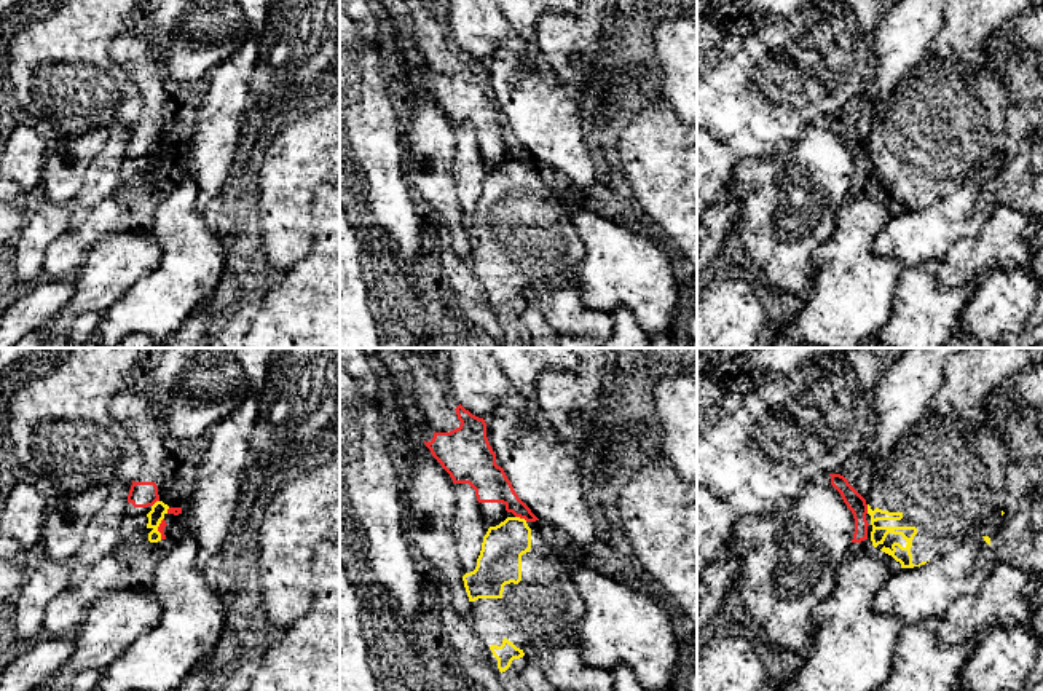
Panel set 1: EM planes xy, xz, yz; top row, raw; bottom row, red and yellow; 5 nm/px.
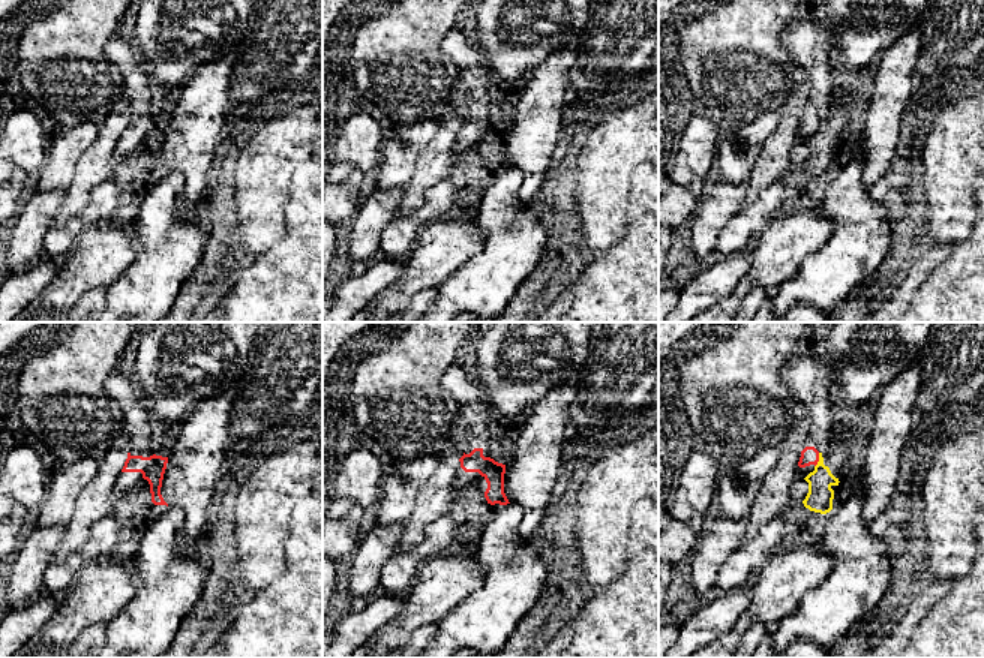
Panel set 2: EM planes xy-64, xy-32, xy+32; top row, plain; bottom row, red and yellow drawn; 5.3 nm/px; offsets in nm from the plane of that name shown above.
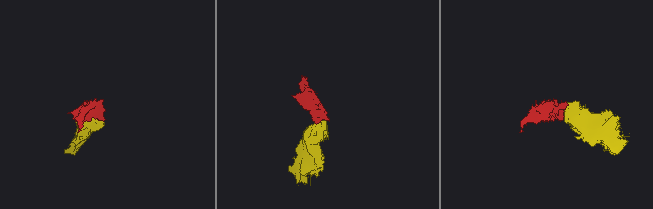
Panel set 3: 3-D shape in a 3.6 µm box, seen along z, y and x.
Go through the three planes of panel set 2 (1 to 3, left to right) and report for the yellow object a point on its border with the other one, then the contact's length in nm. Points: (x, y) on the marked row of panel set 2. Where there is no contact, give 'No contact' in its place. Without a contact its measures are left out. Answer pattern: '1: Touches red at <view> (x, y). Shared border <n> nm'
1: No contact
2: No contact
3: Touches red at xy+32 (818, 460). Shared border 80 nm

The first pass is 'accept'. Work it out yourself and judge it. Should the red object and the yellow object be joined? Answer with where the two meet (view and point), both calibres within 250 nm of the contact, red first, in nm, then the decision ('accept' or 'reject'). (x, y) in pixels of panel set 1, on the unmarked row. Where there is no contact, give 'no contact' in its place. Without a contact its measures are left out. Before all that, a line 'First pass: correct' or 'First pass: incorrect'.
First pass: incorrect
meets red in xz at (522, 160); 180 nm thick on the red side, 220 nm on the other; reject

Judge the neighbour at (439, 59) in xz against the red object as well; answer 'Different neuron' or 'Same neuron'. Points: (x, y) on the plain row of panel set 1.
Same neuron

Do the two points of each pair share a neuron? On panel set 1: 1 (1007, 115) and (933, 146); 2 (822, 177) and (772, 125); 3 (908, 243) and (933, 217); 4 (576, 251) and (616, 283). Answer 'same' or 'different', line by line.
1: same
2: different
3: same
4: different

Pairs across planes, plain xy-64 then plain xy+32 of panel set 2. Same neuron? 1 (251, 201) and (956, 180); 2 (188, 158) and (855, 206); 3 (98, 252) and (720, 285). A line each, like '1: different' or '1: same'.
1: same
2: different
3: different

